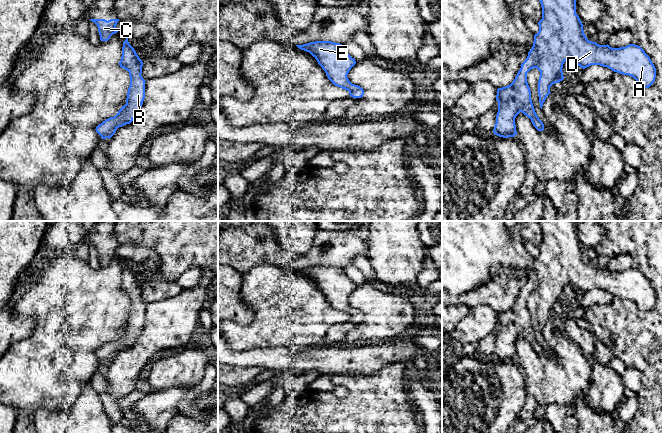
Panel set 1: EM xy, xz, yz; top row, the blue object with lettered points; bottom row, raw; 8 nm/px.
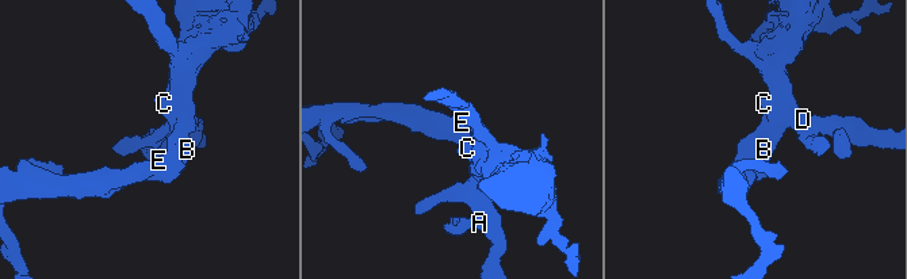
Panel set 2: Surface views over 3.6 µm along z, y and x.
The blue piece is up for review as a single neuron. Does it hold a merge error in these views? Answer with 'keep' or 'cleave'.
keep

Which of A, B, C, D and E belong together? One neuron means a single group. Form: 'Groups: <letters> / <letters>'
Groups: A B C D E

